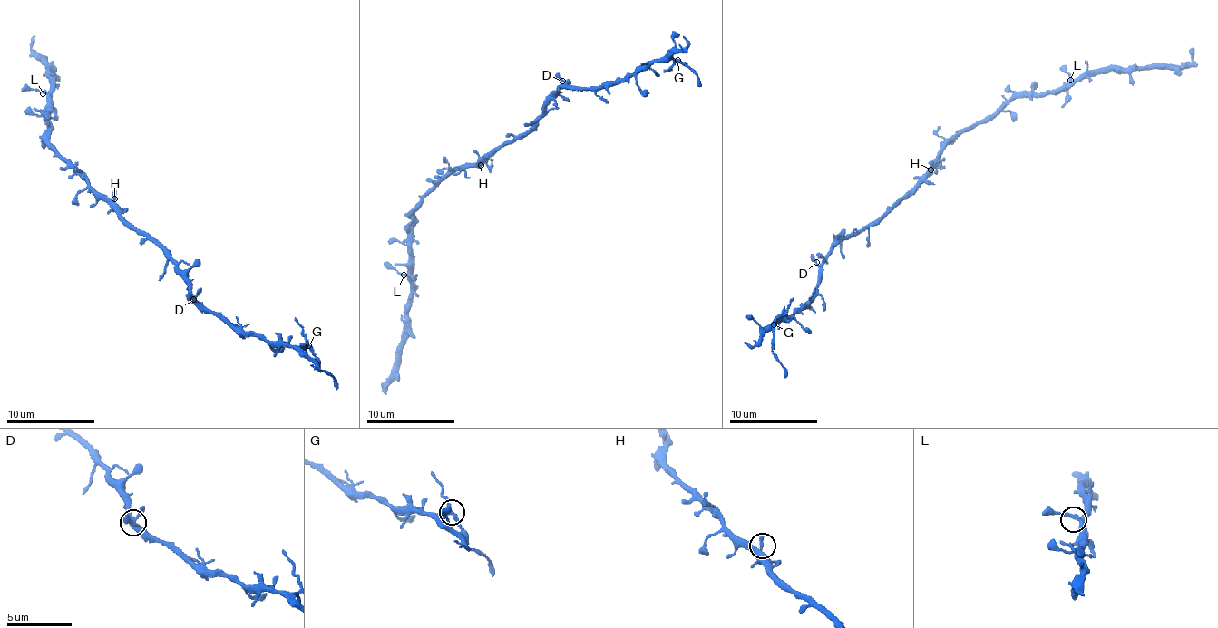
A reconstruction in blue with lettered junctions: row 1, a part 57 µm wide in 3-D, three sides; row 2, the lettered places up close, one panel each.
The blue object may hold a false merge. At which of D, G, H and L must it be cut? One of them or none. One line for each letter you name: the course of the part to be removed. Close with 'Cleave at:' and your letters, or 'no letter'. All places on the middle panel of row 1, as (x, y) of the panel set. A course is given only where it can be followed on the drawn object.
G: Course of the part to remove: (677, 60), (688, 65), (700, 86)
Cleave at: G

